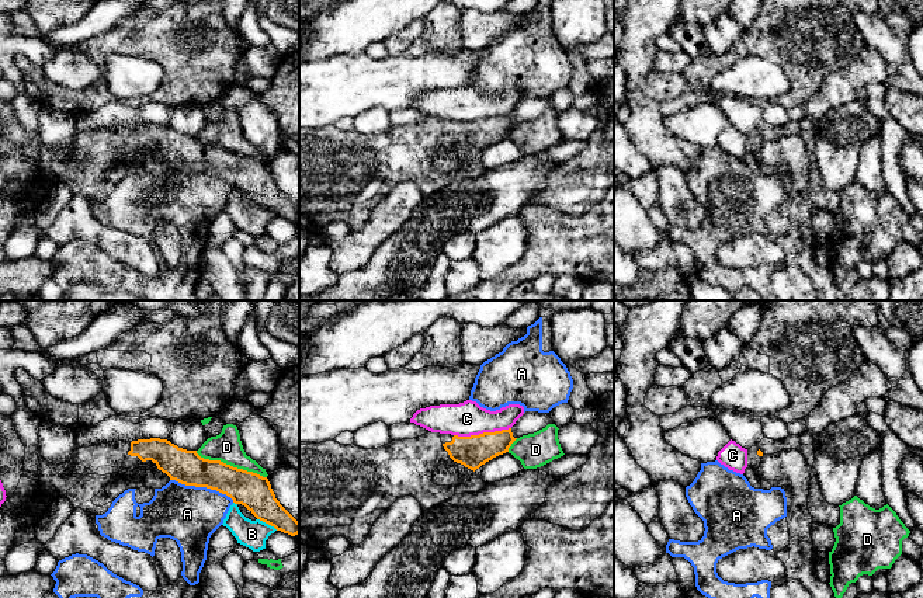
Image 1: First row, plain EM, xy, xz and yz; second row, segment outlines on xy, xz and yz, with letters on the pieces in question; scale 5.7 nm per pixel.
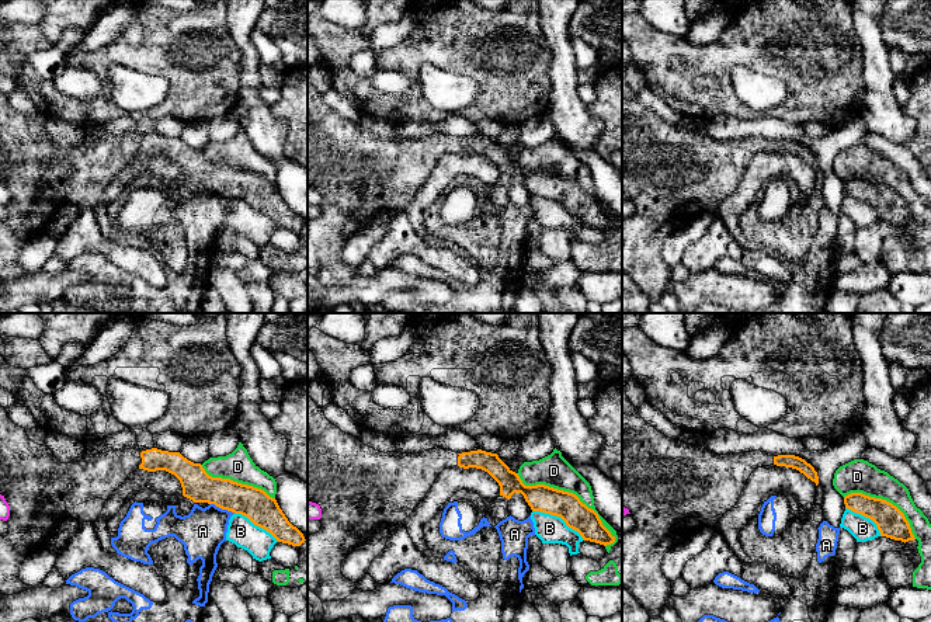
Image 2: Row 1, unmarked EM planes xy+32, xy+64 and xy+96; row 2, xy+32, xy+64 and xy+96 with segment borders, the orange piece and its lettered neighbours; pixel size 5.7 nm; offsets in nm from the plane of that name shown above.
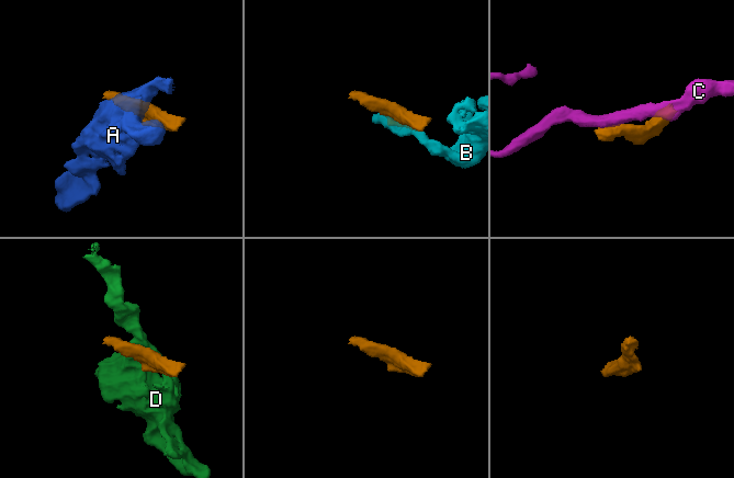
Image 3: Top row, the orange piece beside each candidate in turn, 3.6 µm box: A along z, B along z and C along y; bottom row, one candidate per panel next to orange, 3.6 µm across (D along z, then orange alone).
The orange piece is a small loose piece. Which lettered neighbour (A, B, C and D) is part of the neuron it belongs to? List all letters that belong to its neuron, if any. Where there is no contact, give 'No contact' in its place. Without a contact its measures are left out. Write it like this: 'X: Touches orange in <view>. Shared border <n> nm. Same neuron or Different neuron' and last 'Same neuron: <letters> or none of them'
A: Touches orange in xy. Shared border 400 nm. Different neuron
B: Touches orange in xy. Shared border 140 nm. Different neuron
C: Touches orange in xz. Shared border 340 nm. Different neuron
D: Touches orange in xy. Shared border 440 nm. Different neuron
Same neuron: none of them

